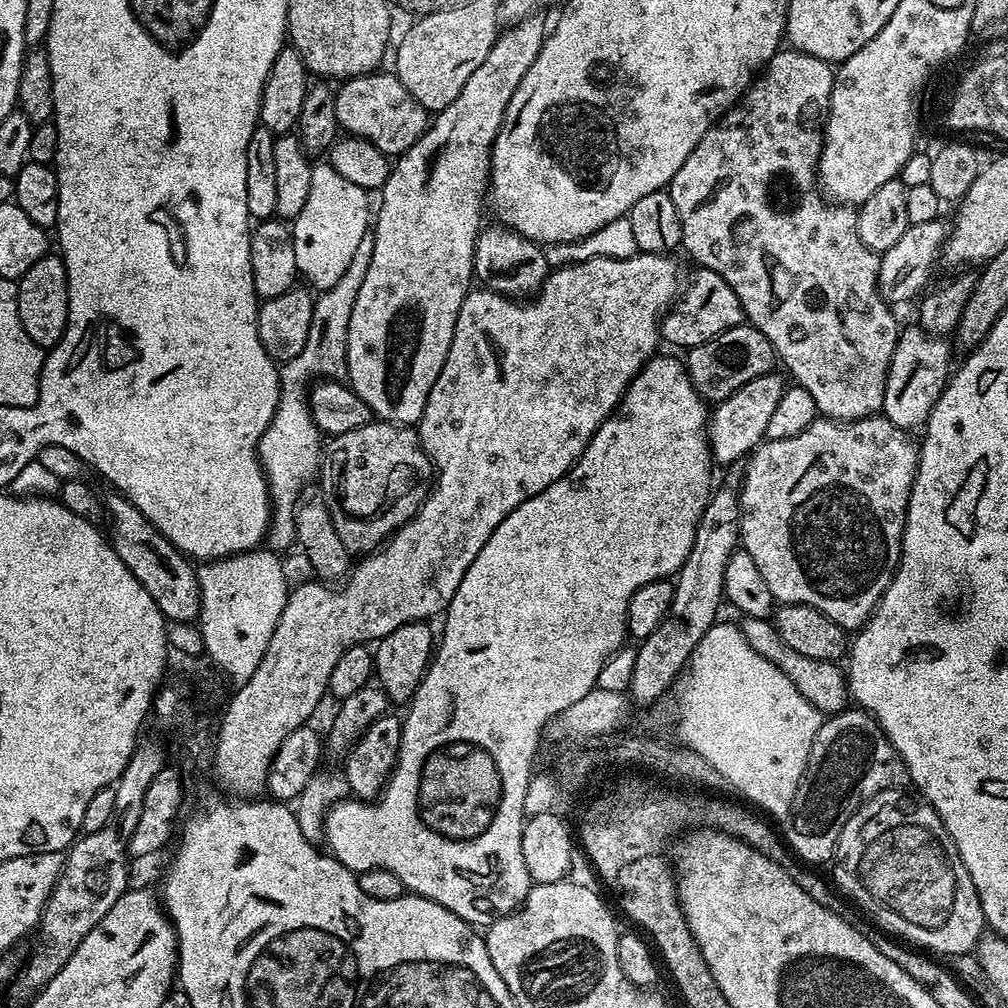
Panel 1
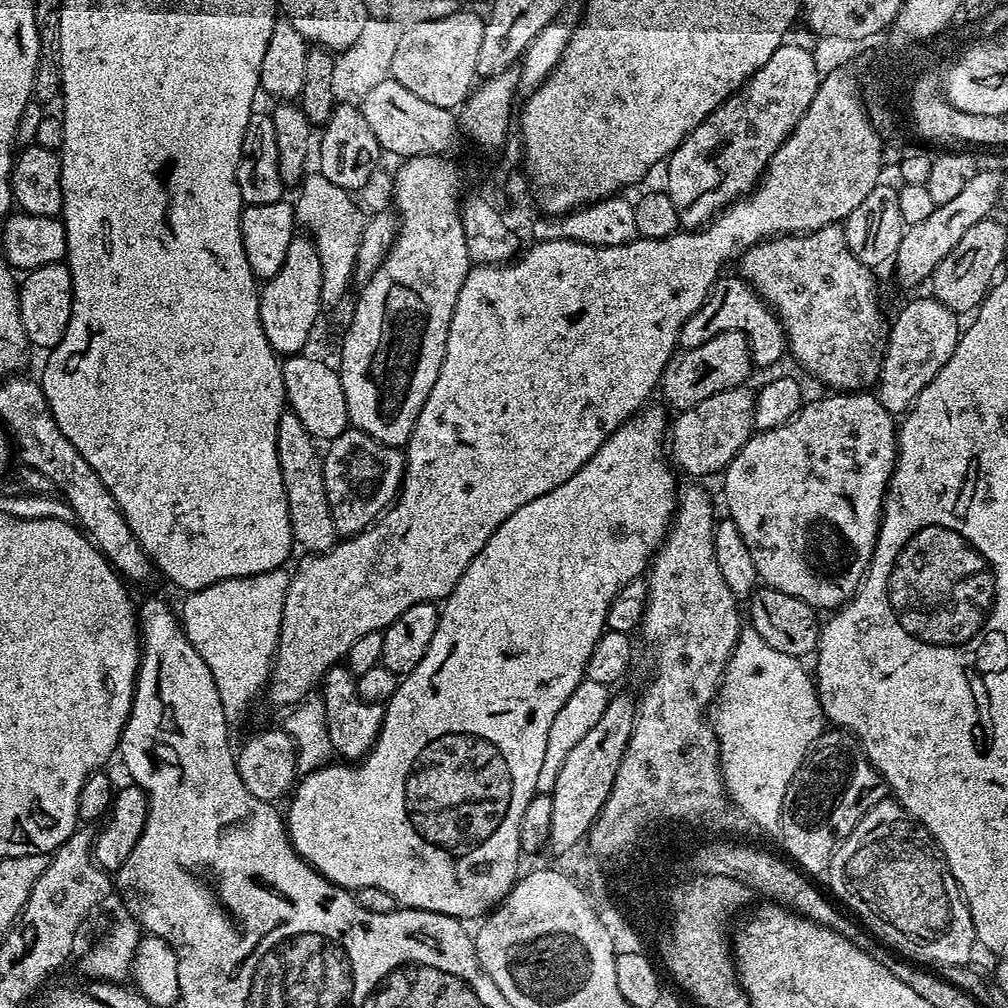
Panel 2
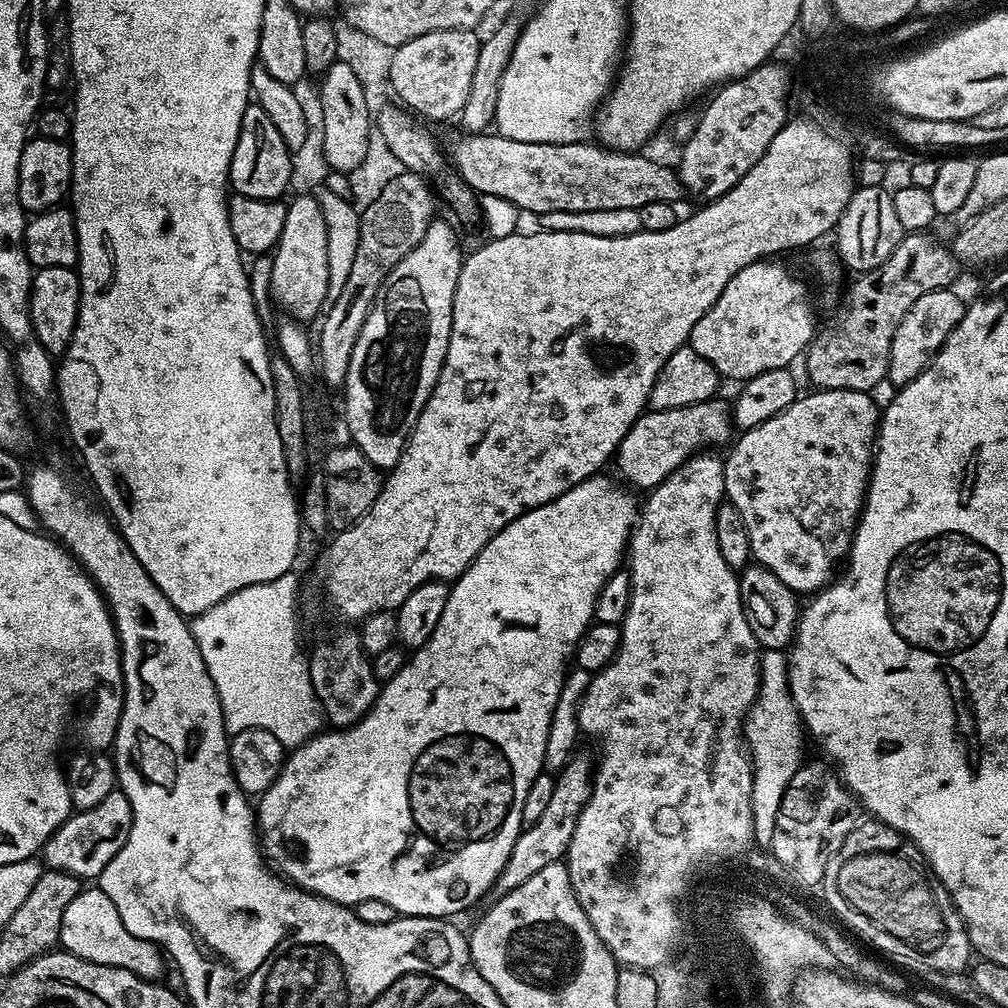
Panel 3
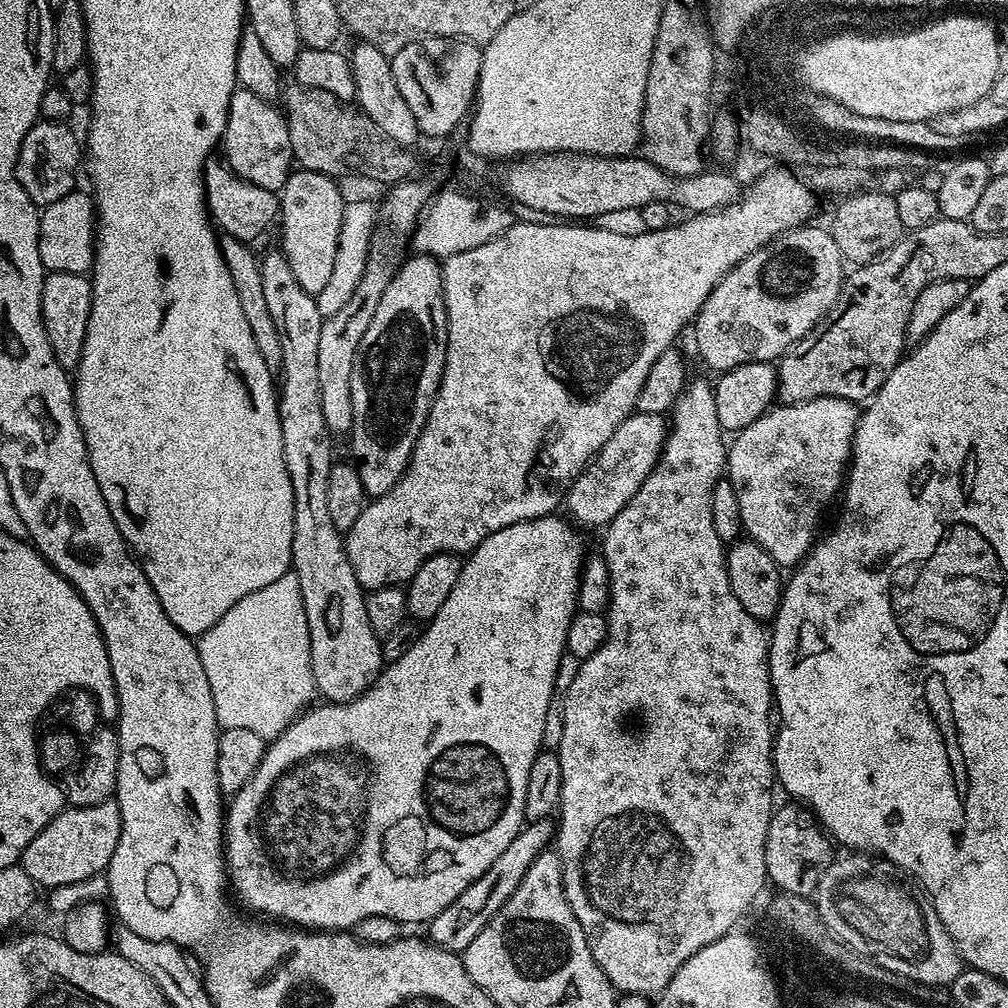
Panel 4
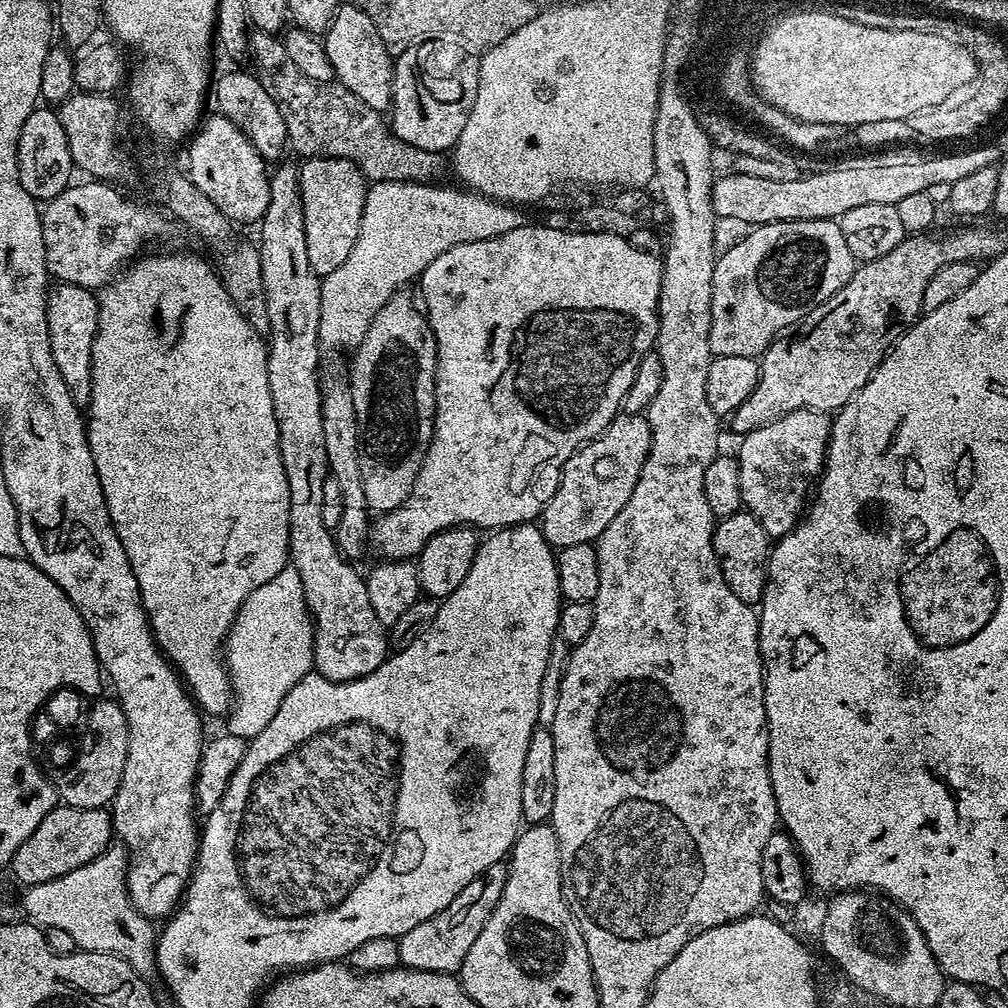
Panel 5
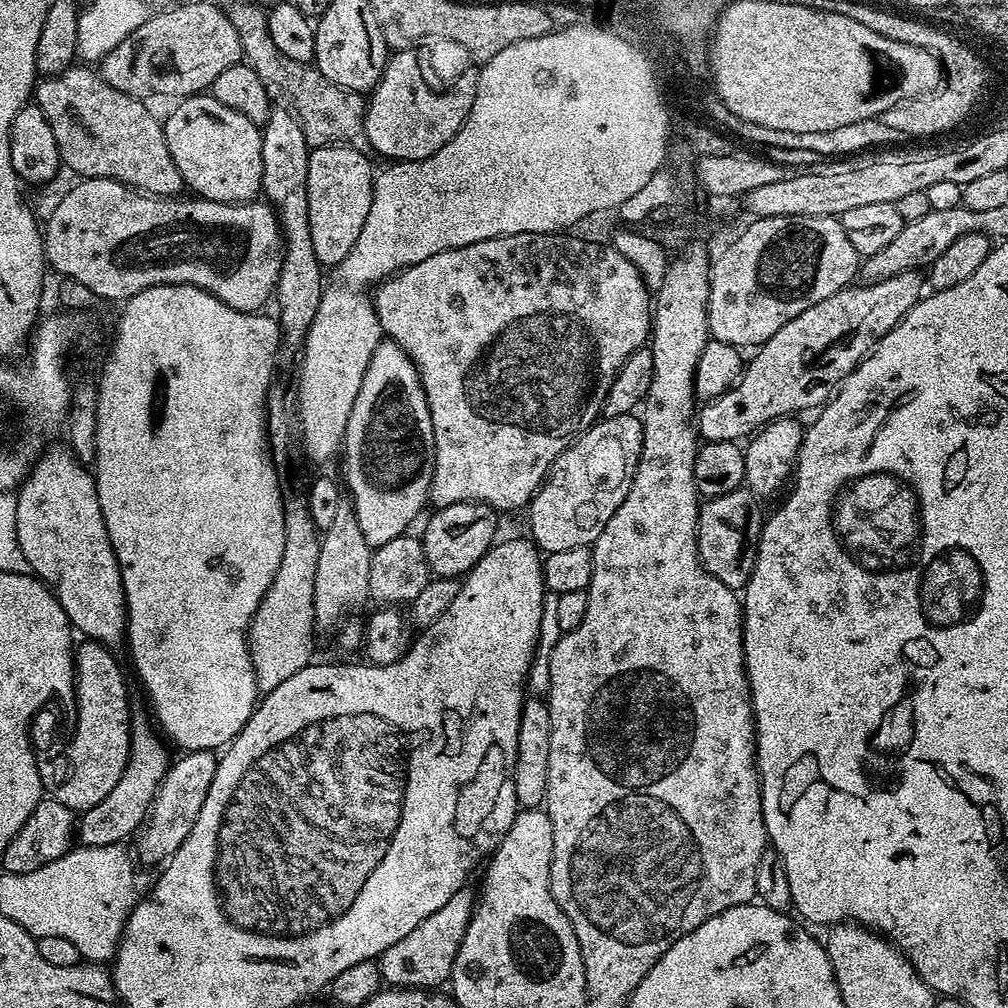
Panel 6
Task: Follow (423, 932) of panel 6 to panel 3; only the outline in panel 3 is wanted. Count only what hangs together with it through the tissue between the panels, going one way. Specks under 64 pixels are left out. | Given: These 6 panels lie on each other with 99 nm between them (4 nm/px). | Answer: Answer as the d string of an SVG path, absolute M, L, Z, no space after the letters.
M573 755L572 759L559 769L554 782L554 794L546 810L538 817L538 822L527 825L521 831L520 837L514 842L514 850L510 850L510 858L506 858L506 866L502 874L498 874L494 892L497 897L505 896L510 890L522 886L526 878L538 874L546 866L563 861L568 855L568 843L574 836L574 826L578 826L578 814L586 806L586 802L592 793L592 778L594 775L594 764L590 759Z

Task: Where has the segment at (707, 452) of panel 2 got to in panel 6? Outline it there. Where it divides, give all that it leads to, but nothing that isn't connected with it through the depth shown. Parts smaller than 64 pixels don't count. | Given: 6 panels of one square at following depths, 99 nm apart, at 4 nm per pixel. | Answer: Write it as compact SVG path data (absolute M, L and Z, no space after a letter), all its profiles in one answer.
M636 414L618 418L601 418L585 432L581 432L567 450L558 454L558 458L548 469L543 484L526 508L528 528L532 531L530 536L541 553L547 554L554 550L574 550L574 546L595 544L606 522L614 518L614 510L618 510L626 494L630 494L630 482L634 482L634 474L642 450L643 429L641 417Z

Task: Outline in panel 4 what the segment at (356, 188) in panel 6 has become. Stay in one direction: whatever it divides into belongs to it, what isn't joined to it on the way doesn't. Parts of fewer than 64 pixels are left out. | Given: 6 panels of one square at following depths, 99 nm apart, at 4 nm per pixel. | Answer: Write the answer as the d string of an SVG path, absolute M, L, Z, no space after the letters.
M305 170L293 171L280 189L280 242L286 262L290 262L290 270L294 274L298 286L306 290L311 296L317 296L326 290L326 282L330 282L330 274L334 270L334 258L338 258L338 234L342 230L342 214L345 202L339 192L337 181L326 173L316 173Z

